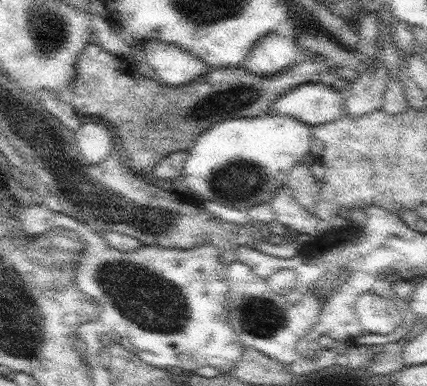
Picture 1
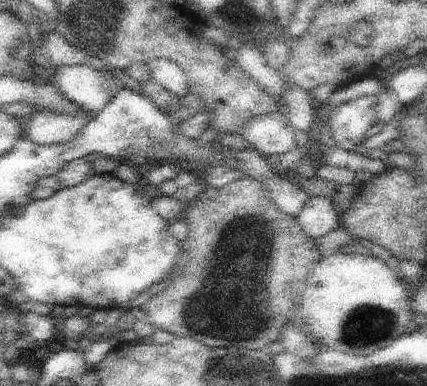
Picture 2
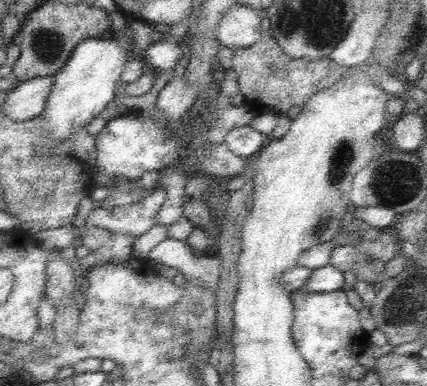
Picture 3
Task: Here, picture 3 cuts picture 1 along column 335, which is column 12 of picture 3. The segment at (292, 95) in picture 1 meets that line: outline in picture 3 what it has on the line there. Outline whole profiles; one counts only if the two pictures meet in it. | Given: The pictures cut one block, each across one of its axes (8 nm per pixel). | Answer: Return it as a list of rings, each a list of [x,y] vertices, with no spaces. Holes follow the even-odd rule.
[[[34,78],[18,84],[12,92],[6,94],[2,112],[6,118],[16,122],[26,122],[32,118],[40,118],[48,100],[48,94],[52,92],[52,78]]]

